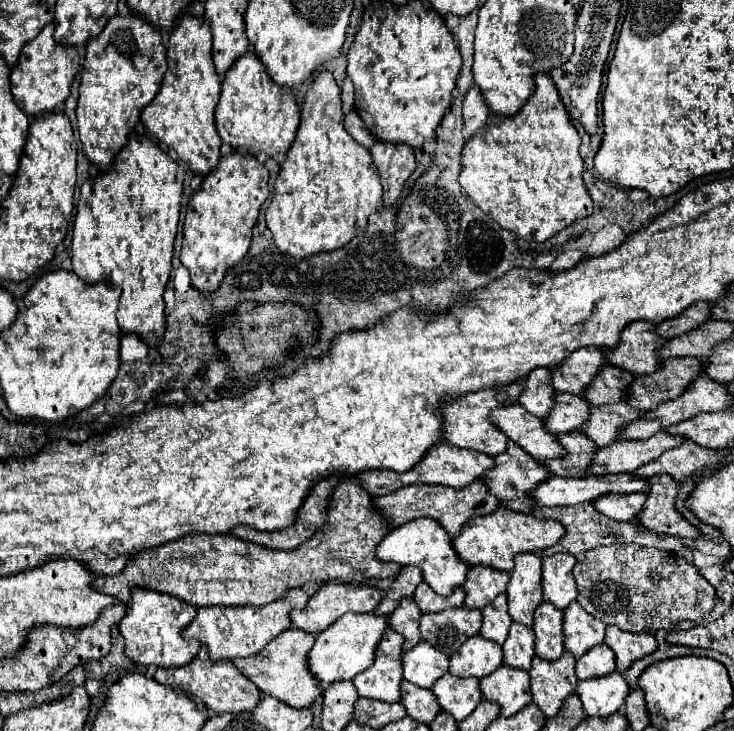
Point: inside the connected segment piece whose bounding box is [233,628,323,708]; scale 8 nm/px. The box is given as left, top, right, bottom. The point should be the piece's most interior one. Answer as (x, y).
(280, 669)

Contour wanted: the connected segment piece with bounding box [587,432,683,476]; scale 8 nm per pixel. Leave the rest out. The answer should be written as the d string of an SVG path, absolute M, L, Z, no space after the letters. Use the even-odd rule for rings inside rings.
M657 432L645 440L617 440L605 448L595 450L593 464L587 468L587 474L605 476L633 472L661 456L665 450L679 446L681 440L681 436L669 436L665 432Z

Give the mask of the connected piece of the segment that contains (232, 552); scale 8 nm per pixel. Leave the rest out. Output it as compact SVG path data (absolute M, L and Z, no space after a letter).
M343 478L333 488L325 524L293 550L269 550L235 538L233 534L189 534L181 540L137 552L127 562L125 570L115 576L97 576L91 588L123 604L129 604L131 590L139 586L169 592L195 608L209 604L265 606L281 598L287 590L307 582L321 584L327 580L341 580L359 584L369 578L395 578L401 566L375 558L375 546L389 530L387 522L371 510L371 496L367 490L363 490L357 480Z

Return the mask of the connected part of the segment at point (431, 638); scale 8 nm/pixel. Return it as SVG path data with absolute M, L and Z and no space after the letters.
M447 608L435 614L423 614L419 620L421 638L451 656L467 638L479 634L481 610Z

